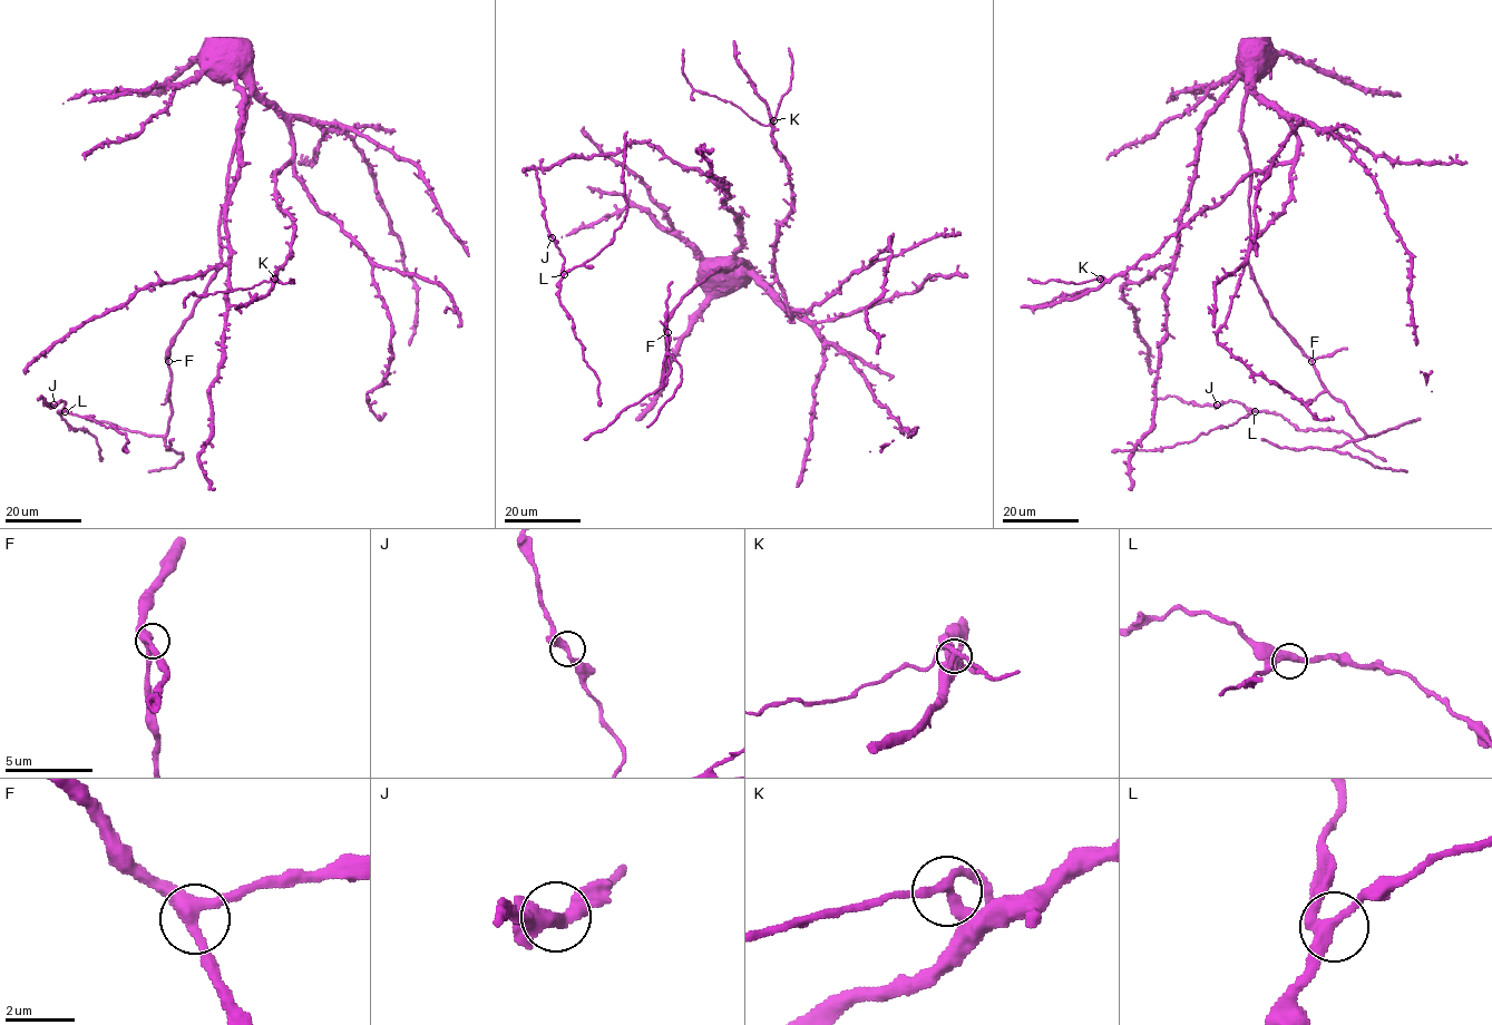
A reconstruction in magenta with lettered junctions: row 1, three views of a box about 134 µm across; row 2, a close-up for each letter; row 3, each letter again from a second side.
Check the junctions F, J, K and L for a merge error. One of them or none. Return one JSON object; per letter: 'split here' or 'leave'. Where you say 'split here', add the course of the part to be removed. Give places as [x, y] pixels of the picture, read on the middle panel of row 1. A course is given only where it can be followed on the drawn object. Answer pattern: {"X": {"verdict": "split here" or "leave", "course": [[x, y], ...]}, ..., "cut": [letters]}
{"F": {"verdict": "leave"}, "J": {"verdict": "leave"}, "K": {"verdict": "split here", "course": [[773, 120], [761, 125], [729, 101], [695, 90], [682, 71], [683, 49]]}, "L": {"verdict": "leave"}, "cut": ["K"]}

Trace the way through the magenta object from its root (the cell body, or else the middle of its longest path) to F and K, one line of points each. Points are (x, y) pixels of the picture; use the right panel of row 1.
F: (1245, 49), (1239, 49), (1238, 68), (1247, 77), (1241, 133), (1249, 165), (1249, 265), (1269, 314), (1312, 361)
K: (1245, 49), (1239, 49), (1238, 68), (1288, 121), (1296, 155), (1249, 172), (1152, 254), (1100, 279)

